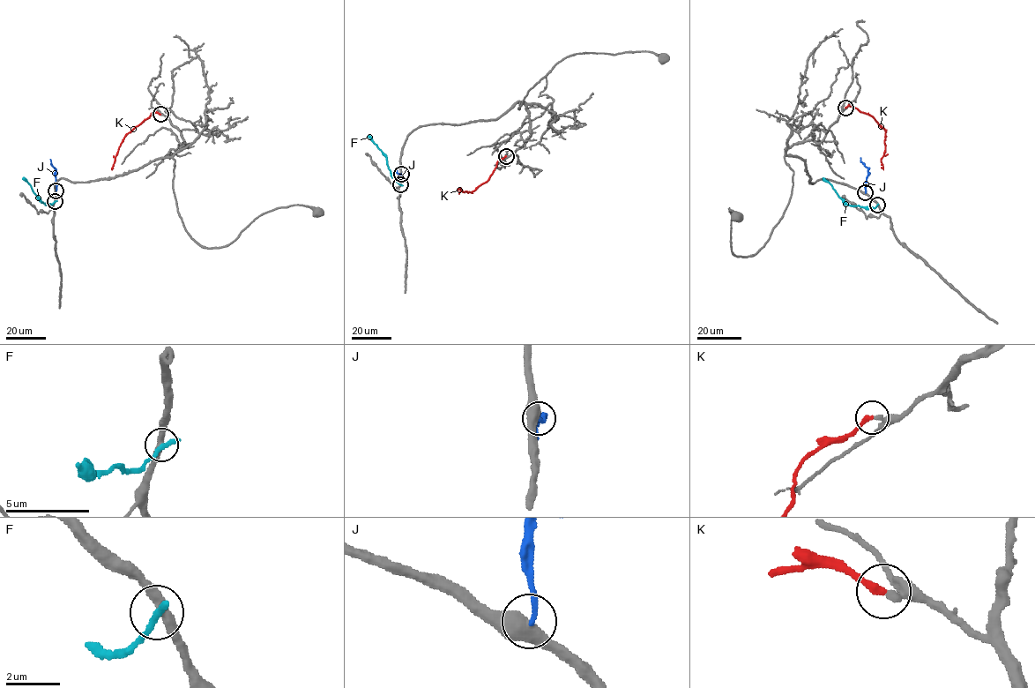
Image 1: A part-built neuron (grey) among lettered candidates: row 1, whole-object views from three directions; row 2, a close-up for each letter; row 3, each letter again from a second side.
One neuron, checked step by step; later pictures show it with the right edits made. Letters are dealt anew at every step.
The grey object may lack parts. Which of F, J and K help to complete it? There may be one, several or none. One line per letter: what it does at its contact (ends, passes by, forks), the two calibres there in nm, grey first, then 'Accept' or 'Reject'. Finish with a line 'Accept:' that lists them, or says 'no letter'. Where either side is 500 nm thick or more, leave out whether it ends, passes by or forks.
F: It ends there. Thickness 360 nm (grey) against 320 nm. Reject
J: Thickness 550 nm (grey) against 200 nm. Reject
K: It ends there. Thickness 260 nm (grey) against 280 nm. Accept
Accept: K

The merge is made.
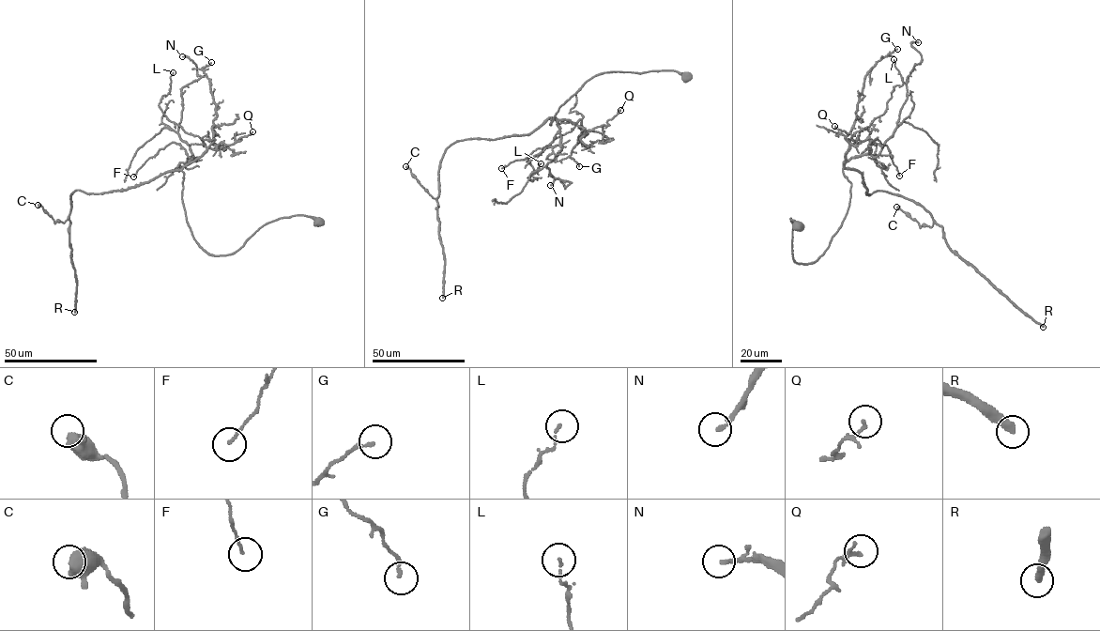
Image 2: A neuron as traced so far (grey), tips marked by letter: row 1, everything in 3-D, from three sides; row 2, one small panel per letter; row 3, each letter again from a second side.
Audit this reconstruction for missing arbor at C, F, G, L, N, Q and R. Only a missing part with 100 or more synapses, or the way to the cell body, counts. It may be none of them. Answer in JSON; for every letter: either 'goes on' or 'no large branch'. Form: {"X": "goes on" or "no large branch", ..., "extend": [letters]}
{"C": "no large branch", "F": "no large branch", "G": "no large branch", "L": "no large branch", "N": "no large branch", "Q": "no large branch", "R": "goes on", "extend": ["R"]}

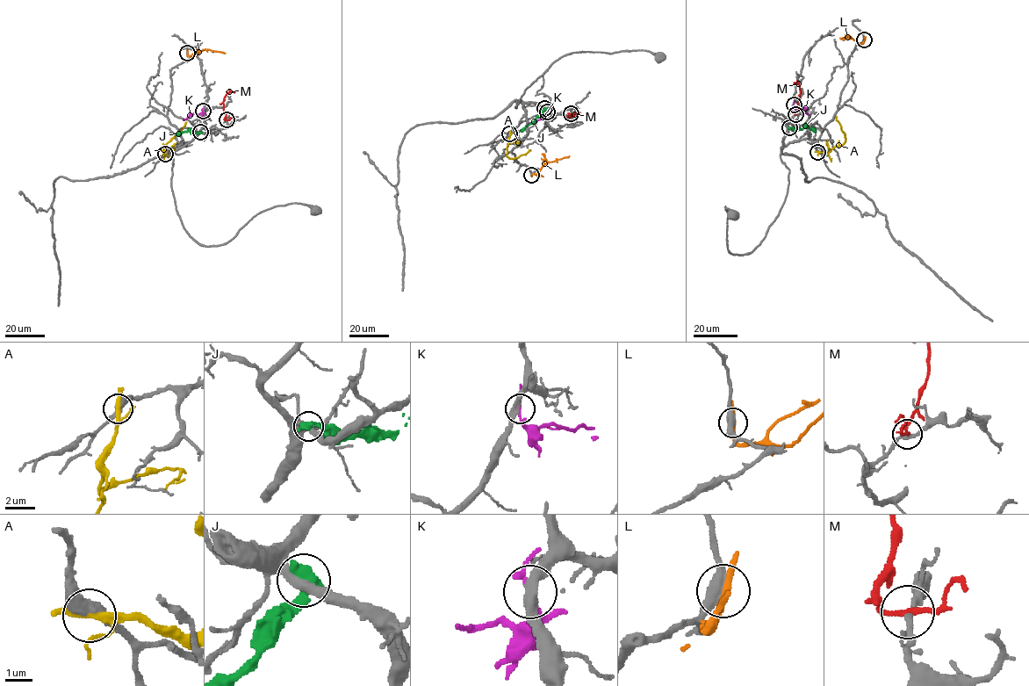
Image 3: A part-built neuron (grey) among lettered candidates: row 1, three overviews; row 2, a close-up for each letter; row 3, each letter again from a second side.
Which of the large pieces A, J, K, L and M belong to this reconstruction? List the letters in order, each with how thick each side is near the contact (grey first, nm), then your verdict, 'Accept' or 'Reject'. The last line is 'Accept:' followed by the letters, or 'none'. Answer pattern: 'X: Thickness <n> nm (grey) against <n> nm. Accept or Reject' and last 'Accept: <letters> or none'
A: Thickness 440 nm (grey) against 200 nm. Reject
J: Thickness 380 nm (grey) against 550 nm. Reject
K: Thickness 400 nm (grey) against 150 nm. Reject
L: Thickness 440 nm (grey) against 240 nm. Reject
M: Thickness 240 nm (grey) against 190 nm. Reject
Accept: none

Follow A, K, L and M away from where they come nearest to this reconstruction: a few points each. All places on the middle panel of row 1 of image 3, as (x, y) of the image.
A: (509, 133), (507, 155), (509, 158), (518, 157), (530, 150)
K: (547, 111), (527, 126)
L: (531, 176), (543, 164), (569, 156)
M: (571, 114), (567, 117), (580, 112)

